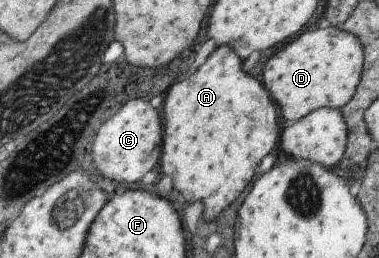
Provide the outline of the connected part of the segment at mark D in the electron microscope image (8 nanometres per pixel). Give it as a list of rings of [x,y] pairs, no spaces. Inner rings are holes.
[[[338,27],[301,32],[293,42],[265,60],[261,82],[285,120],[299,120],[317,108],[341,109],[355,93],[363,70],[363,46],[357,36]]]

